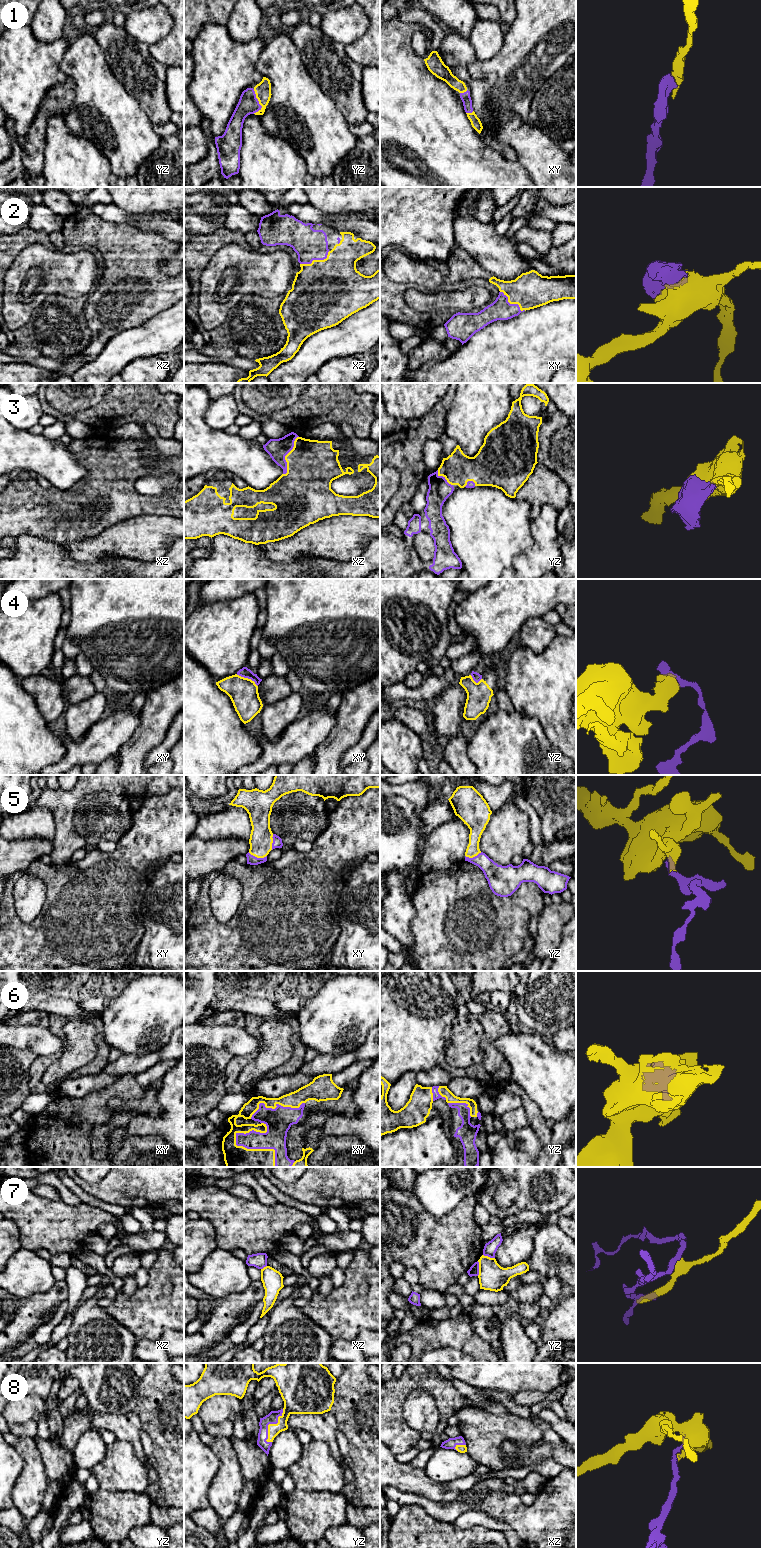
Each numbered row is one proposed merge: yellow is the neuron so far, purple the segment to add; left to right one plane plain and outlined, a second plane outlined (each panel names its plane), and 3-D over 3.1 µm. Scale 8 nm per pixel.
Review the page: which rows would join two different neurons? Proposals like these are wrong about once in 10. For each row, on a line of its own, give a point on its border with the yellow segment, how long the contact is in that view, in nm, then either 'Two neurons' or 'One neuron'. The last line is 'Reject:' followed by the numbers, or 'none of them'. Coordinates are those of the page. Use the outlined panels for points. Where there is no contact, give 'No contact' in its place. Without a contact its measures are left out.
1: Touches yellow at yz (258, 100). Shared border 200 nm. One neuron
2: Touches yellow at xz (316, 260). Shared border 260 nm. One neuron
3: Touches yellow at xz (285, 456). Shared border 340 nm. One neuron
4: Touches yellow at xy (247, 678). Shared border 200 nm. Two neurons
5: Touches yellow at xy (257, 857). Shared border 160 nm. One neuron
6: Touches yellow at xy (258, 1149). Shared border 420 nm. One neuron
7: Touches yellow at yz (479, 1268). Shared border 120 nm. One neuron
8: Touches yellow at yz (270, 1424). Shared border 300 nm. One neuron
Reject: 4

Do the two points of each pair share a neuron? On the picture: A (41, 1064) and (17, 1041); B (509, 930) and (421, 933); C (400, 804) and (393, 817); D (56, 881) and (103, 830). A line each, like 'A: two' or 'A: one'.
A: two
B: one
C: one
D: two

